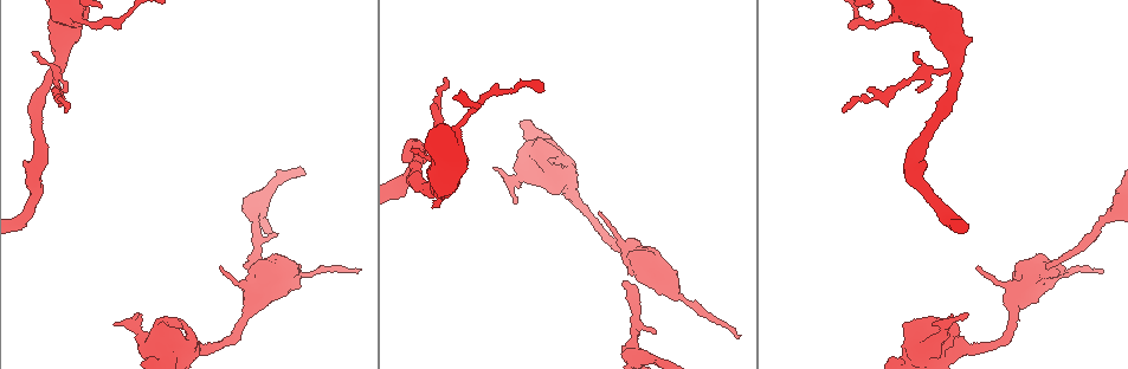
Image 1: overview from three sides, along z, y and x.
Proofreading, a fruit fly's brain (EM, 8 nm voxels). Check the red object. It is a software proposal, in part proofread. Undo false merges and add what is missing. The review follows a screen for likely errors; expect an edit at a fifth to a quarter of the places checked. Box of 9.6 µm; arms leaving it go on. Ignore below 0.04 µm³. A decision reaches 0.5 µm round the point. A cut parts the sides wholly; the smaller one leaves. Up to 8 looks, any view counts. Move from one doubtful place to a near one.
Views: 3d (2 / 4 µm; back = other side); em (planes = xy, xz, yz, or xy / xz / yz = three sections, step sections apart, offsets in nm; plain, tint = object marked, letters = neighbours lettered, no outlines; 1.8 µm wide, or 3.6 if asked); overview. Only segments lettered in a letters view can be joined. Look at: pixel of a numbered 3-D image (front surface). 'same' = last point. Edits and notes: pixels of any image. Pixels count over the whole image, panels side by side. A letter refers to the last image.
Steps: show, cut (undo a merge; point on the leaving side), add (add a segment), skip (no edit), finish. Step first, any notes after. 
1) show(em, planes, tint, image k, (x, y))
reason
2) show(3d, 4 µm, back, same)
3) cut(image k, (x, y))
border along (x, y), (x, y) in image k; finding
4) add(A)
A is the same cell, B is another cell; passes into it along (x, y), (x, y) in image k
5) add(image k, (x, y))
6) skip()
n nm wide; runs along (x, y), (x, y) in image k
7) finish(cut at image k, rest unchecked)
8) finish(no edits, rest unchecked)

show(3d, 4 µm, image 1, (1049, 264))
branch stops here

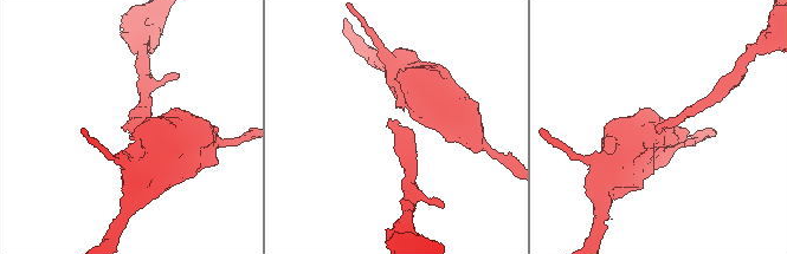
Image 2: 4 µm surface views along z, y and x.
show(em, planes, letters, image 2, (121, 126))

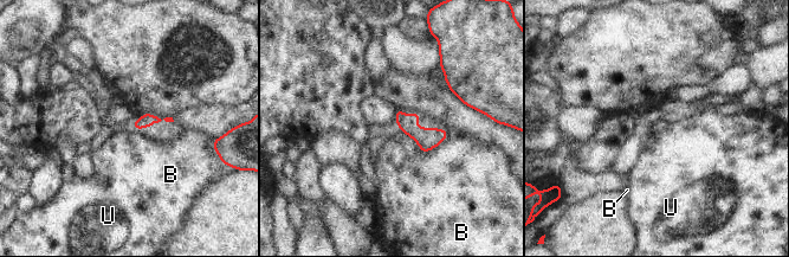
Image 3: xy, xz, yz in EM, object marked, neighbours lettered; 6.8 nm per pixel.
skip()
B and U are other cells; border along (403, 132), (424, 153), (448, 134) in image 3; none of them fits

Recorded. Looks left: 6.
show(em, yz, step 8, letters, image 1, (255, 213))
three-way junction

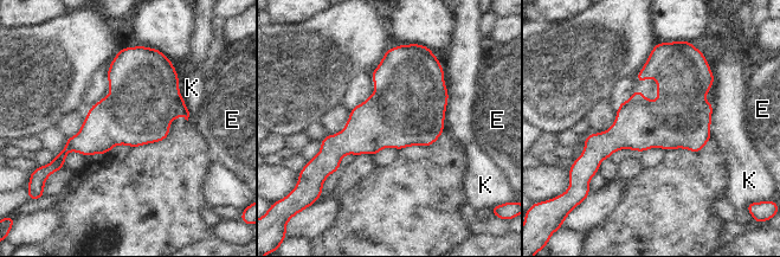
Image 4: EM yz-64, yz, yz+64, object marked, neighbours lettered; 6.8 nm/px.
skip()
E and K are other cells; border along (444, 81), (447, 91), (445, 129) in image 4; continuous, no second cell

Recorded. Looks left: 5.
show(em, planes, tint, image 1, (66, 113))
branch stops here

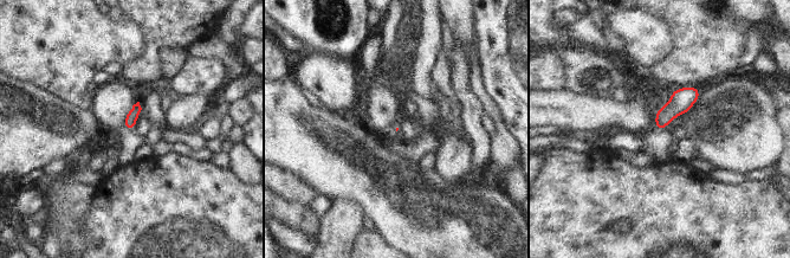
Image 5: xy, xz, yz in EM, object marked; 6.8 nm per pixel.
show(em, planes, letters, same)

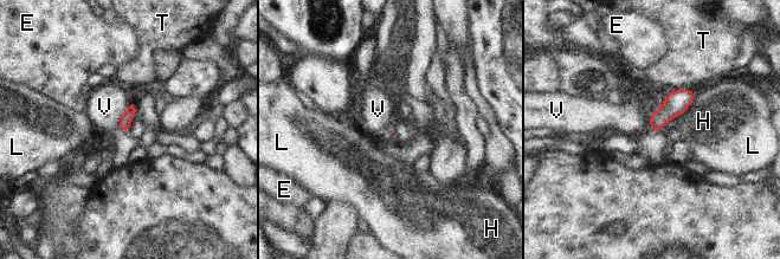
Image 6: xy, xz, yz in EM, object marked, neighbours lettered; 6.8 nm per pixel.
skip()
E, H, L, T and V are other cells; no lettered segment goes on from it

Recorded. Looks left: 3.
finish(no edits, rest unchecked)

